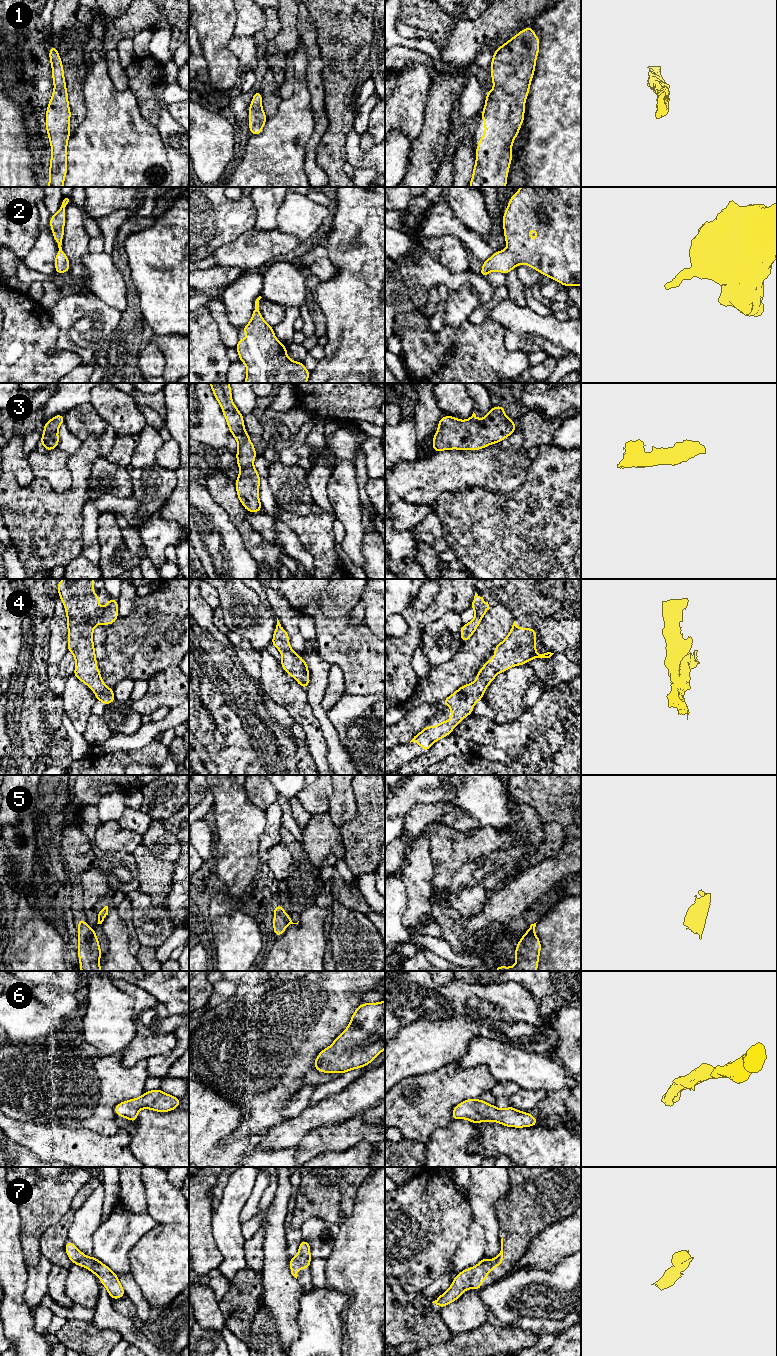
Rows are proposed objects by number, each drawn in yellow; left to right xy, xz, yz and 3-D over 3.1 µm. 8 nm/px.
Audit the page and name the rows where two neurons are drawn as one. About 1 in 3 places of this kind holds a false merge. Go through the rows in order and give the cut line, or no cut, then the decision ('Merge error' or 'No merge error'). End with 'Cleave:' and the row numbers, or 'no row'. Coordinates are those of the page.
1: No split. No merge error
2: No split. No merge error
3: No split. No merge error
4: No split. No merge error
5: Split along yz (526, 932), (533, 933). Merge error
6: No split. No merge error
7: No split. No merge error
Cleave: 5

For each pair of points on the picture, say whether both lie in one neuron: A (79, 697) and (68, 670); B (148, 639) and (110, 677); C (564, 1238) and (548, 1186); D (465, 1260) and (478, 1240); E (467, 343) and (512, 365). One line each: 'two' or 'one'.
A: two
B: one
C: two
D: one
E: one

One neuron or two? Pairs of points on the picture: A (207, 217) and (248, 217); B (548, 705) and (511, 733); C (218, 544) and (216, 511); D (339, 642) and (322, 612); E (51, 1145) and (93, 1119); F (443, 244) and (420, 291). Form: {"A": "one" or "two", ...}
{"A": "one", "B": "one", "C": "one", "D": "one", "E": "two", "F": "two"}

